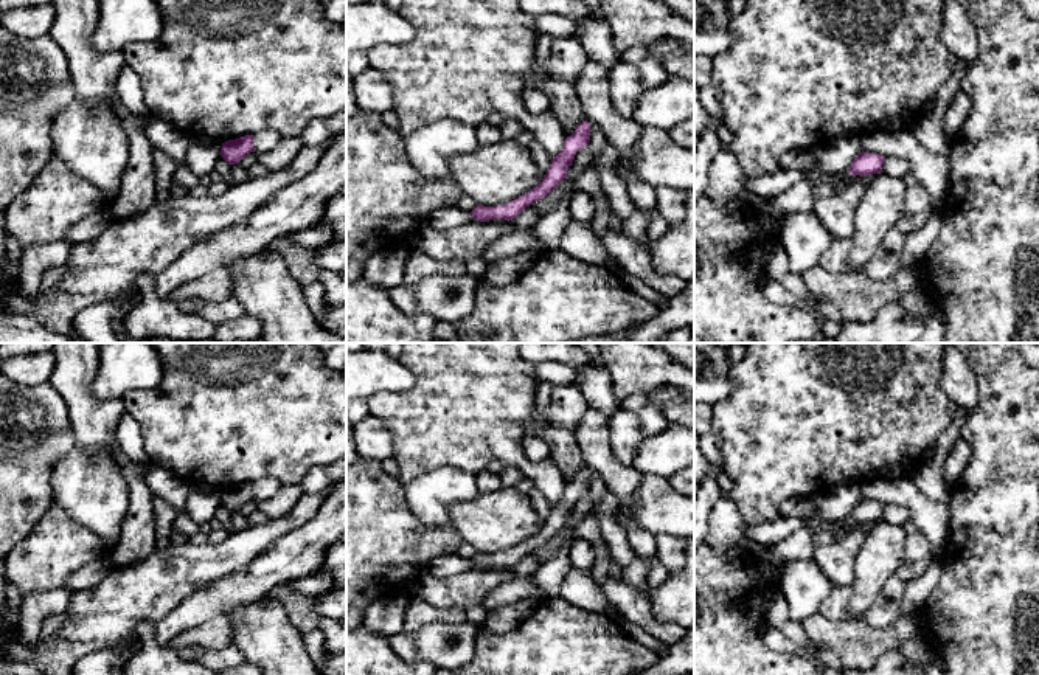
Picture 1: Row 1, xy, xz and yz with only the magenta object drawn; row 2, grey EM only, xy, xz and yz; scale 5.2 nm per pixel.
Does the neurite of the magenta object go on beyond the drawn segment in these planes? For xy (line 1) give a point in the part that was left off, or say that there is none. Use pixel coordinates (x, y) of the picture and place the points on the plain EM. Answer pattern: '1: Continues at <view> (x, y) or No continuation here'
1: No continuation here

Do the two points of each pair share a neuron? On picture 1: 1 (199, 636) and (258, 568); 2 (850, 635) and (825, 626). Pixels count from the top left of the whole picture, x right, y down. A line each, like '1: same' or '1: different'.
1: different
2: same

